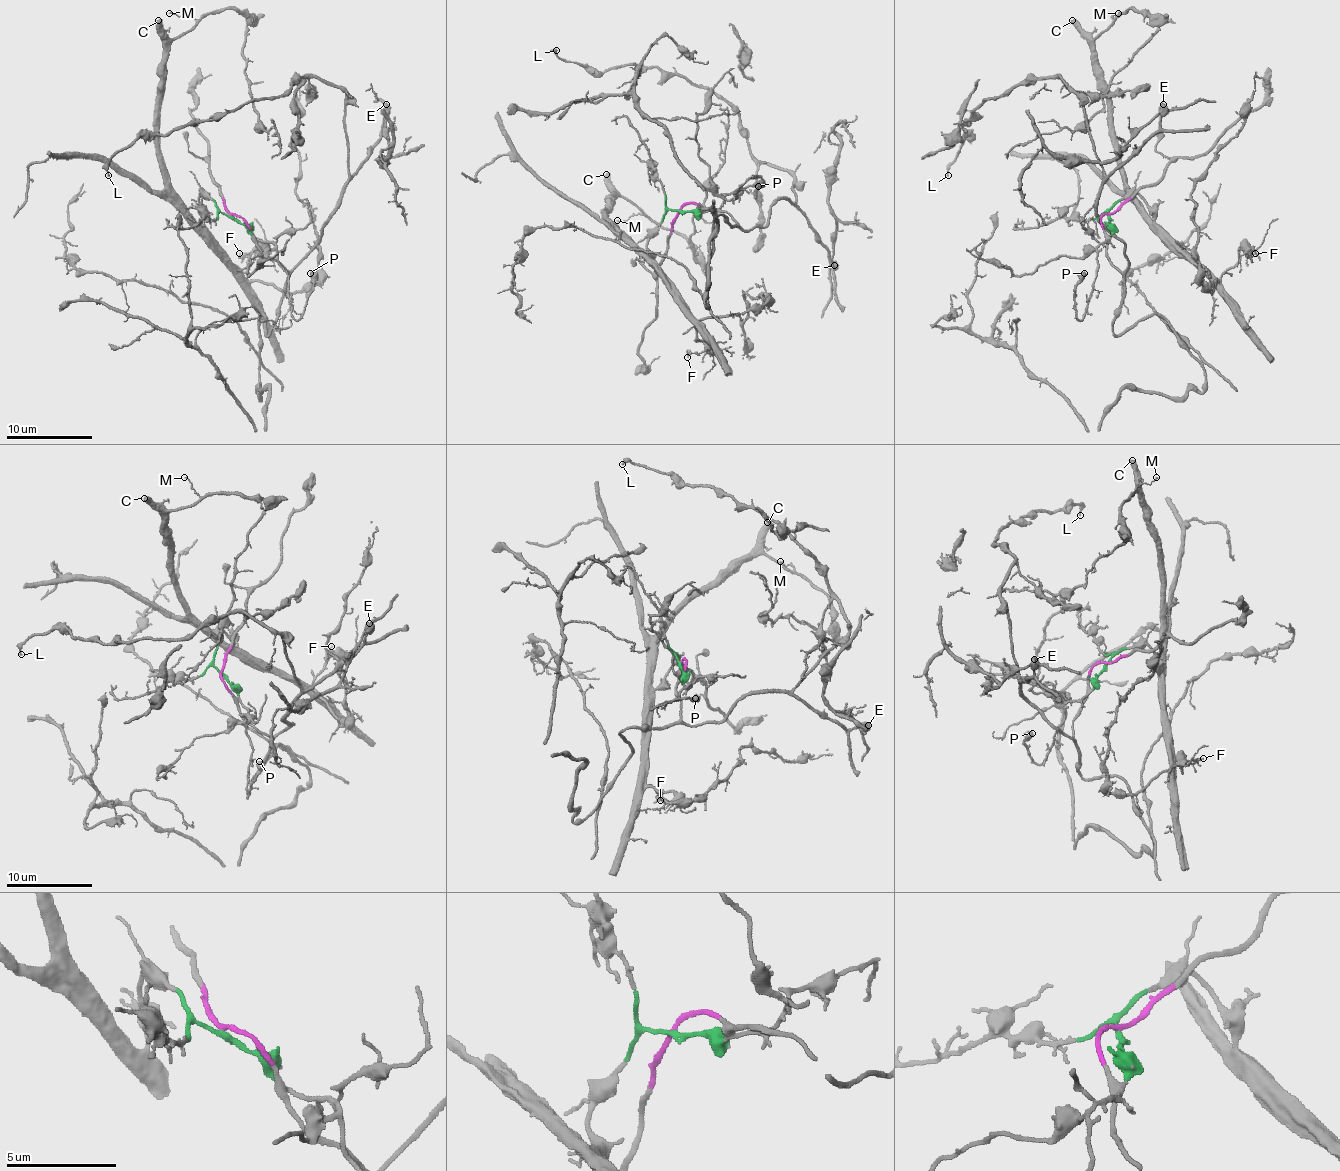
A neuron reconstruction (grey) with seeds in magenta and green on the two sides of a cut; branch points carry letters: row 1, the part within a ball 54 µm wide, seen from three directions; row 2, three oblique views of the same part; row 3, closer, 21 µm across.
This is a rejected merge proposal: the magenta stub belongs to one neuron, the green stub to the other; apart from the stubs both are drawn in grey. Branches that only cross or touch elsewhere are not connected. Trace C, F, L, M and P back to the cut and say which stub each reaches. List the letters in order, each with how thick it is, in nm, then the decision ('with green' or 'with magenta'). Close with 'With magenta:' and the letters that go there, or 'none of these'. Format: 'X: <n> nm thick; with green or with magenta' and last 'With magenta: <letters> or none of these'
C: 500 nm thick; with green
F: 110 nm thick; with green
L: 140 nm thick; with magenta
M: 100 nm thick; with green
P: 550 nm thick; with green
With magenta: L

